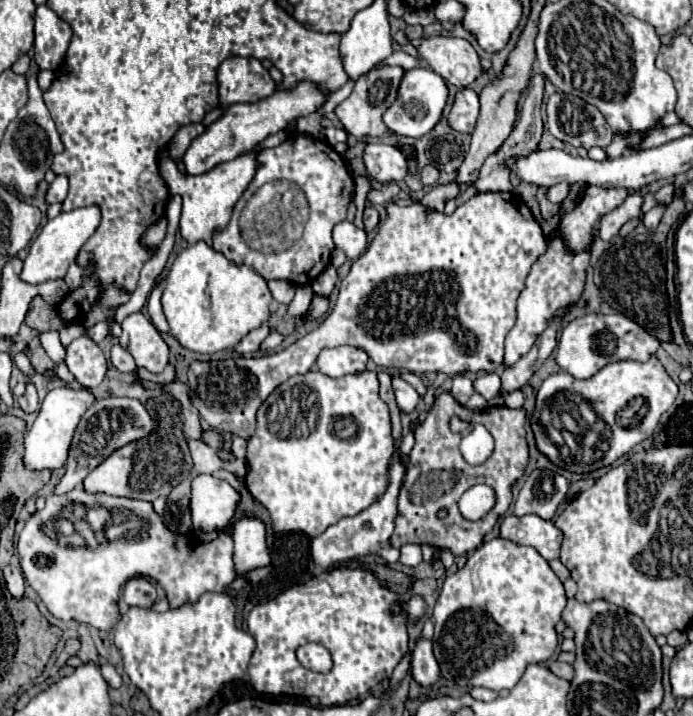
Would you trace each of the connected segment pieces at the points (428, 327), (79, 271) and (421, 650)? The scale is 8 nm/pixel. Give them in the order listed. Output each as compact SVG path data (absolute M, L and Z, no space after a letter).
M479 192L461 204L453 214L437 212L421 202L407 208L389 202L385 218L377 226L377 234L367 250L353 262L351 272L343 278L339 298L333 312L305 338L293 342L289 348L259 358L235 356L211 362L195 360L189 366L191 404L199 416L215 430L231 432L241 438L255 434L255 414L265 398L291 376L305 374L313 368L323 348L353 344L361 346L377 366L407 368L415 374L445 372L449 376L463 372L495 372L503 364L505 336L515 324L515 302L525 288L529 266L545 252L547 240L531 210L513 192Z
M71 264L69 270L67 270L67 276L65 276L67 286L69 286L71 290L75 290L77 286L81 286L81 278L83 278L83 274L89 272L89 270L91 270L91 268L79 268L77 264Z
M417 640L415 642L413 662L411 662L411 676L423 688L435 686L439 682L439 666L437 666L437 660L433 656L429 640Z

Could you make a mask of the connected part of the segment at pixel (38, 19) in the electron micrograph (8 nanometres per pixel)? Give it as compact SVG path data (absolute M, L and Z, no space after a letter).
M39 6L35 14L35 62L41 70L57 70L71 42L71 26L47 6Z

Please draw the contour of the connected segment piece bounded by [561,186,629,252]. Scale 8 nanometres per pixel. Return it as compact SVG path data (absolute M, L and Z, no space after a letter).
M587 186L579 204L561 218L561 232L565 236L567 246L573 252L587 250L587 246L593 242L593 236L591 236L593 224L603 214L619 206L627 198L627 194L629 192L623 188L605 190L605 188Z

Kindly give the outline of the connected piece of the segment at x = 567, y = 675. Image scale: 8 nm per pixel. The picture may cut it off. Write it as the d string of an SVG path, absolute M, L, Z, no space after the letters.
M553 660L553 662L549 664L549 670L551 670L555 676L563 678L563 680L571 680L571 678L573 678L573 666L567 664L567 662L561 662L561 660Z

